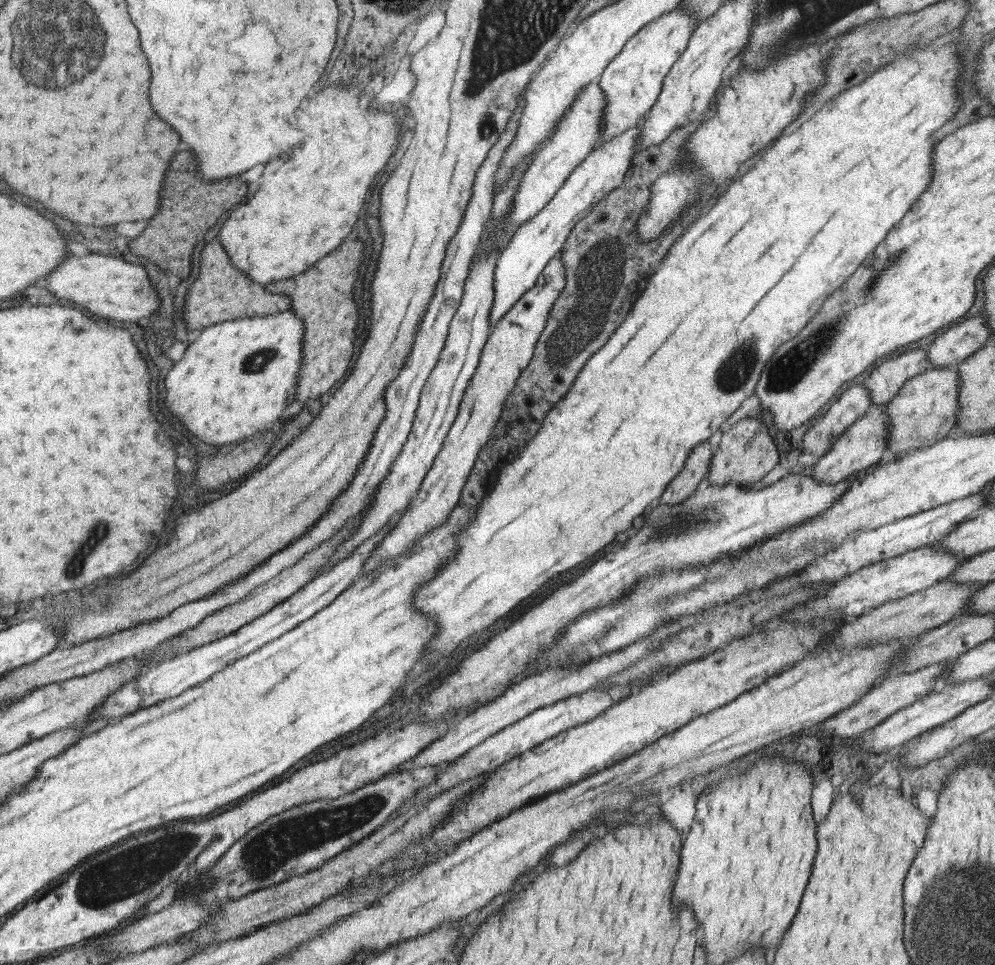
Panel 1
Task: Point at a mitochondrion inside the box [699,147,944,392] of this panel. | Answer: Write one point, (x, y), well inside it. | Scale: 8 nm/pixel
(892, 259)

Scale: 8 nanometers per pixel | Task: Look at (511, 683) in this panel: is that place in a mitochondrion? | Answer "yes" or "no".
no

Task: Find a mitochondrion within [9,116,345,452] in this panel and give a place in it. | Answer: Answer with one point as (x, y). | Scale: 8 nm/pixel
(258, 361)

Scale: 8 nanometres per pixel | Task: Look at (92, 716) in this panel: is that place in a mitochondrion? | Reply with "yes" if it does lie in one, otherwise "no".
no

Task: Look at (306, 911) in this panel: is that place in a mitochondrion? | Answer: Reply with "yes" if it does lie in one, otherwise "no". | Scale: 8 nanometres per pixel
no

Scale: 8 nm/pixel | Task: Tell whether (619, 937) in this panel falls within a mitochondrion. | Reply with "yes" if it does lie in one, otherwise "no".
no

